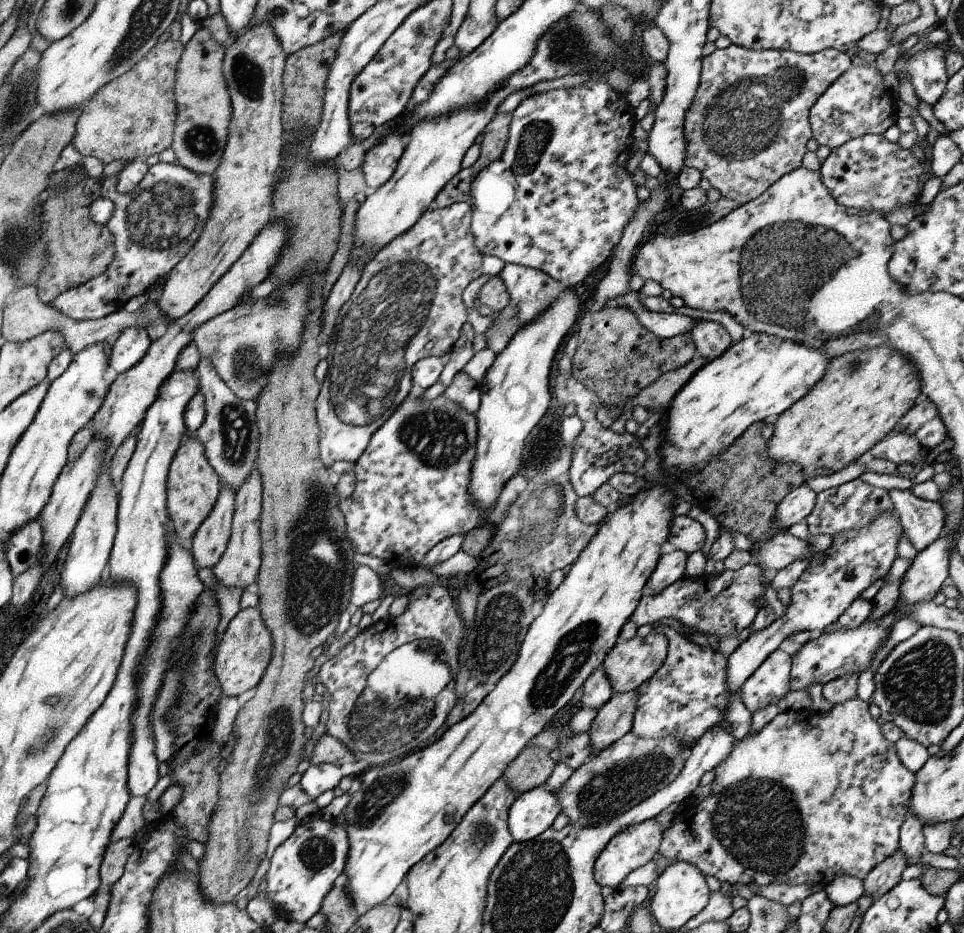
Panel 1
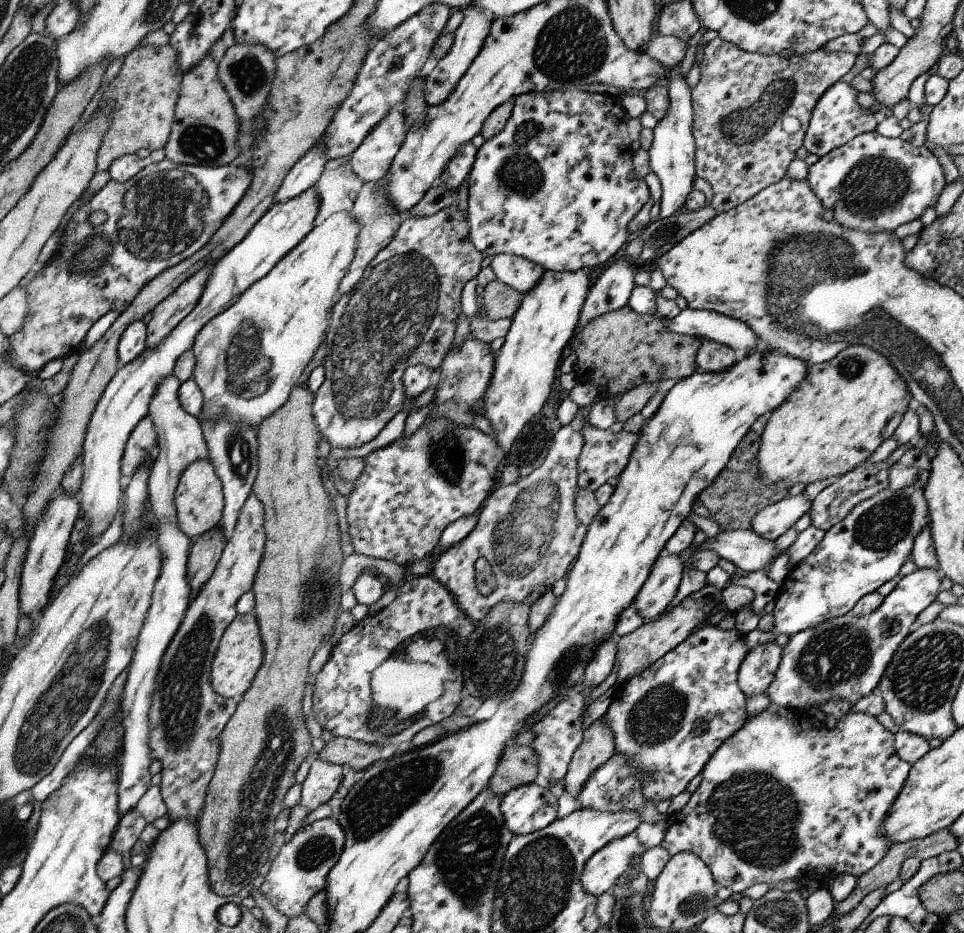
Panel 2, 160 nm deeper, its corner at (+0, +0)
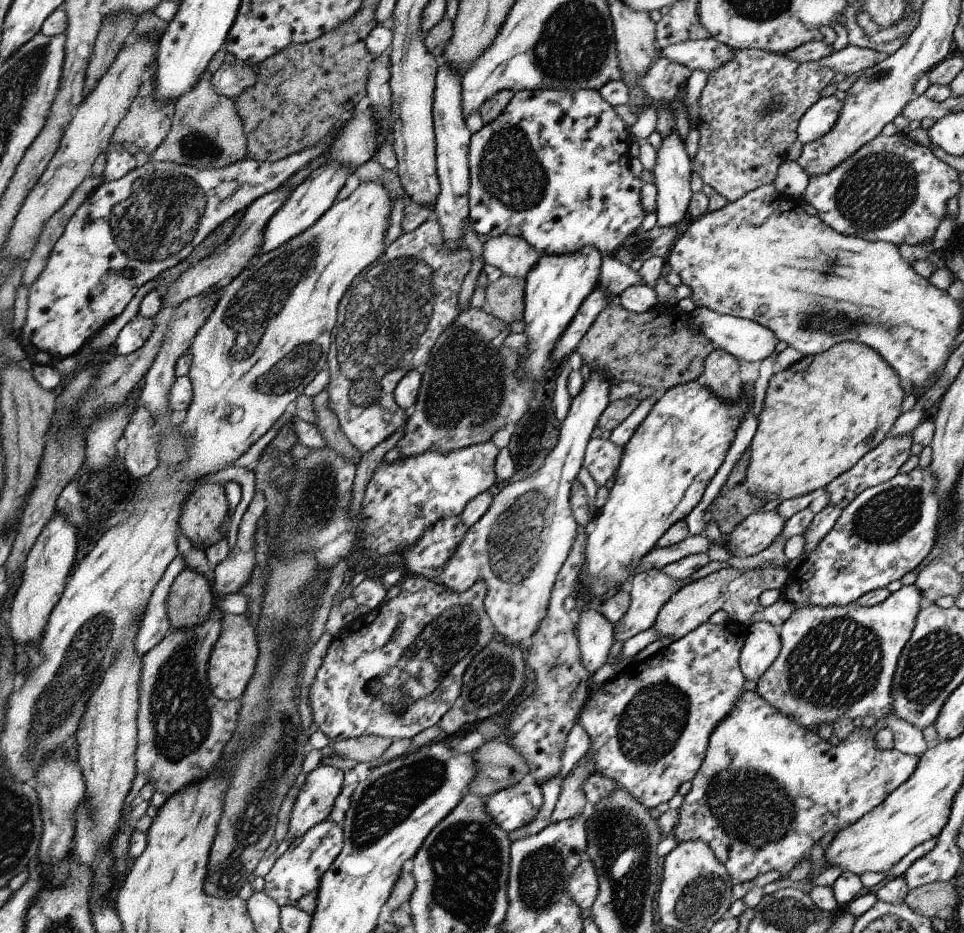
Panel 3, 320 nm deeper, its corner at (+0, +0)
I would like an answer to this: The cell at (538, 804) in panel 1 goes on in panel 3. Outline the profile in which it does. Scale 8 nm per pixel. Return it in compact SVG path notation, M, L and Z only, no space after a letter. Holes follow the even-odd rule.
M529 776L514 786L486 797L486 811L509 834L537 817L542 801L541 788Z

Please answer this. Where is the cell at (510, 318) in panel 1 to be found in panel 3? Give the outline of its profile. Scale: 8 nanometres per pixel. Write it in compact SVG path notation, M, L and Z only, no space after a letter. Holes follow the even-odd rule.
M503 234L483 241L482 256L486 265L499 268L502 274L524 279L542 254L525 238Z

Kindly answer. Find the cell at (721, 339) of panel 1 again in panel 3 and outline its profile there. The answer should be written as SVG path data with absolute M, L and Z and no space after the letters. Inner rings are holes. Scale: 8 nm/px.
M714 348L705 362L704 384L722 401L735 401L743 392L738 359L729 352Z

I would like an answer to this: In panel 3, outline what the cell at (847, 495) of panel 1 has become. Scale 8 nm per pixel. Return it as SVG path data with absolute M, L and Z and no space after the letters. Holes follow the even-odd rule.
M913 431L902 436L891 435L884 438L875 449L867 452L856 464L837 476L827 484L824 491L830 494L830 505L833 507L844 508L853 498L856 498L864 489L882 484L890 480L894 475L899 473L901 466L908 460L911 455L911 446L913 445Z

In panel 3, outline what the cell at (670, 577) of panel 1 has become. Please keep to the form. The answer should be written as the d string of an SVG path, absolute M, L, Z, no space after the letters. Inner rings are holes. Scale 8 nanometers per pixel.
M650 569L647 571L640 571L632 578L631 603L628 610L620 617L618 622L613 624L613 640L620 640L625 642L628 638L636 636L638 632L646 630L653 626L659 615L660 609L668 599L678 592L686 582L680 582L671 576L668 576L662 569Z

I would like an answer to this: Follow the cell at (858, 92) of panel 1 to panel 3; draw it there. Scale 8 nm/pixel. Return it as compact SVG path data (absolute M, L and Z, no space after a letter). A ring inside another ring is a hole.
M834 95L818 99L799 120L797 139L805 145L823 137L835 125L842 105Z

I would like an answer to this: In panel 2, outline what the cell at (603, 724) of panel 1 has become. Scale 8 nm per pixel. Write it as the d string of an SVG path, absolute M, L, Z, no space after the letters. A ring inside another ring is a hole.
M602 716L583 732L583 741L574 751L568 770L562 778L566 792L578 798L590 775L614 753L614 735L605 723L605 716Z

